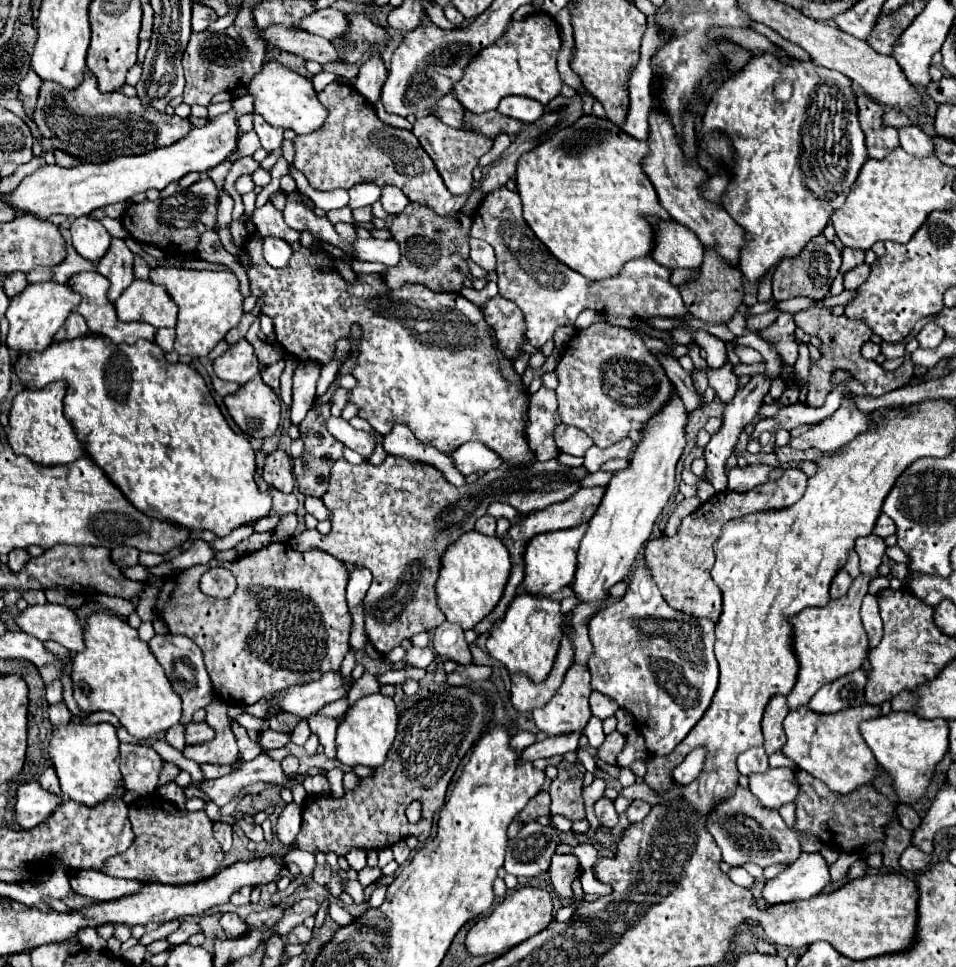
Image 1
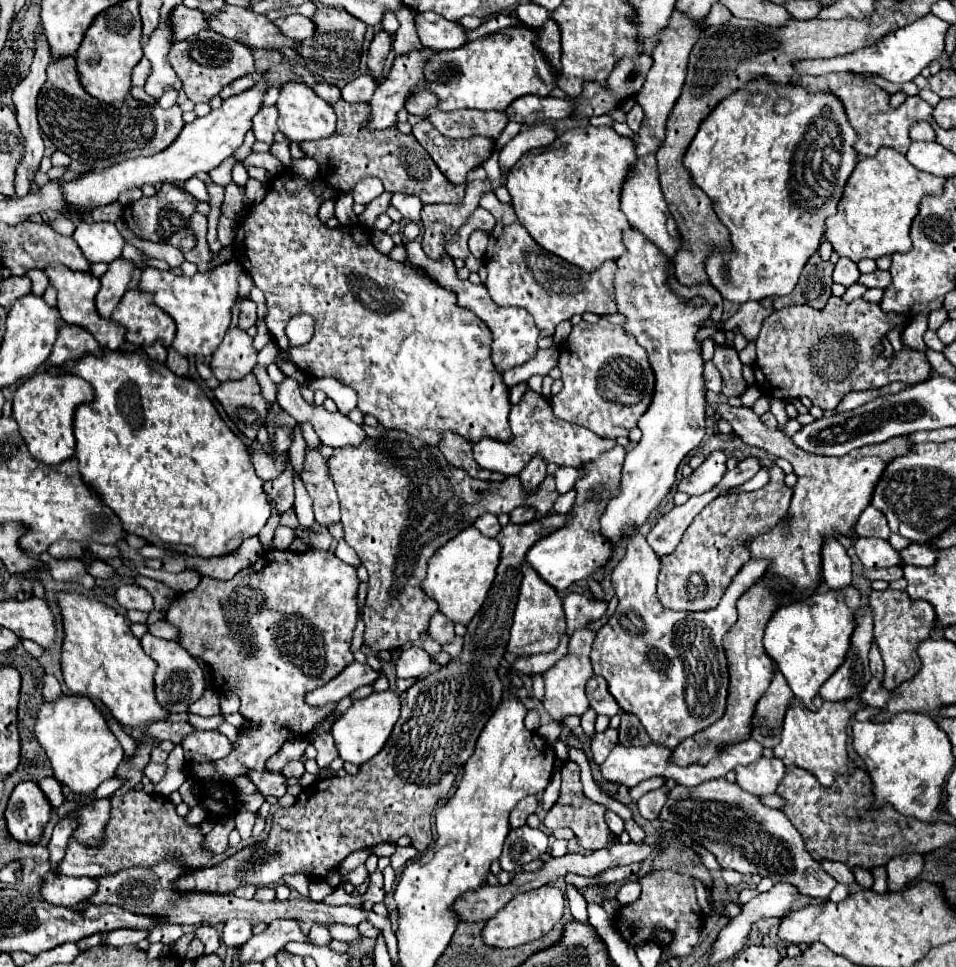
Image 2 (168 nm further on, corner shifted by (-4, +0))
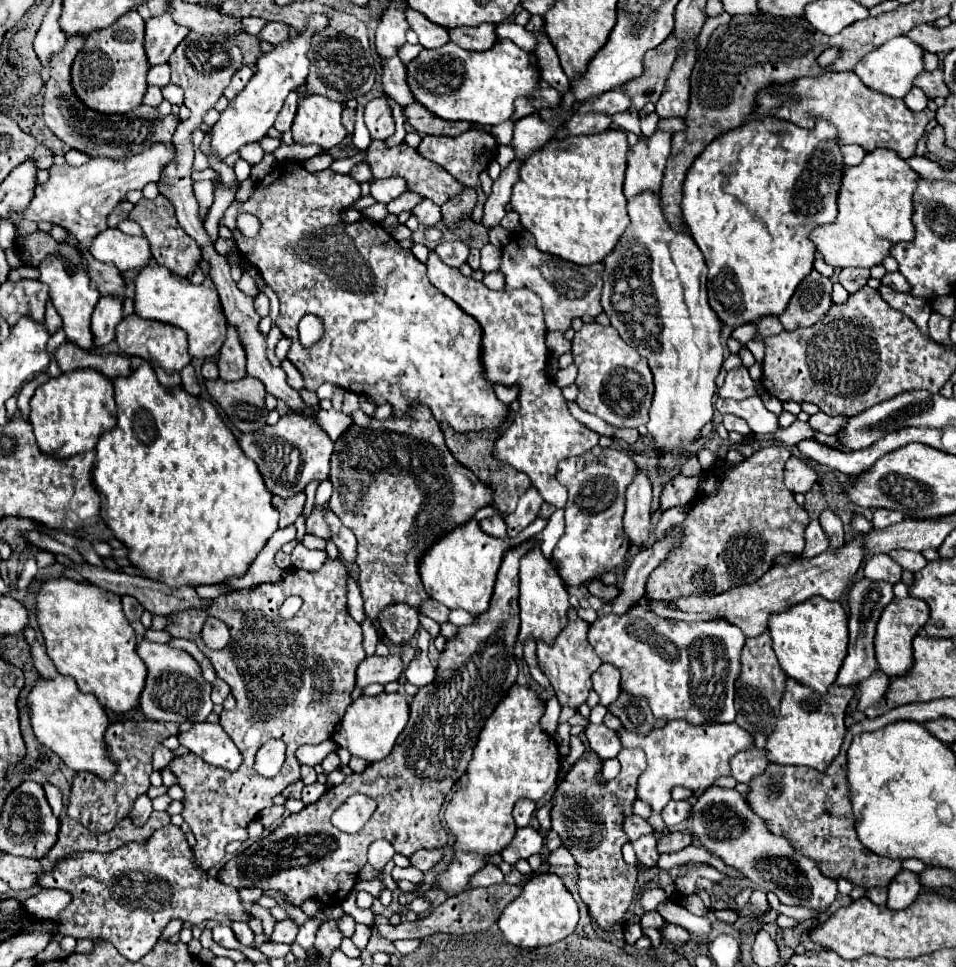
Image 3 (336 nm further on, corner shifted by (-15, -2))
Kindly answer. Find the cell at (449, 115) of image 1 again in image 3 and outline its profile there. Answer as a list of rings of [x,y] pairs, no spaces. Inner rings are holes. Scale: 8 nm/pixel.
[[[399,56],[383,60],[383,90],[399,106],[409,106],[409,104],[415,102],[413,92],[411,92],[411,88],[407,84],[407,68],[399,60]]]

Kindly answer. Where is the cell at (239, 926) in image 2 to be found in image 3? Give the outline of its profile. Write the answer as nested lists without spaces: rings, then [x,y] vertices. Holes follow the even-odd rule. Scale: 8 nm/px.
[[[233,922],[233,926],[231,926],[231,930],[235,932],[235,936],[237,936],[237,940],[243,944],[243,942],[253,942],[253,930],[249,928],[249,924],[245,924],[245,922]]]

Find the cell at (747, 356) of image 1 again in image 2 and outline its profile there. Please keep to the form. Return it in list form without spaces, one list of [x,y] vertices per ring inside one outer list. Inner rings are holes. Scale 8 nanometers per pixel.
[[[830,296],[826,308],[814,310],[808,306],[788,306],[782,310],[772,312],[760,330],[756,340],[756,362],[754,362],[754,378],[756,386],[778,400],[786,398],[810,398],[814,406],[822,410],[834,410],[844,394],[852,390],[876,390],[884,388],[890,382],[904,382],[904,384],[918,384],[930,378],[932,366],[926,360],[924,352],[912,350],[902,346],[898,354],[886,358],[884,354],[876,354],[874,348],[882,344],[882,338],[892,328],[892,316],[884,316],[884,310],[878,304],[866,302],[862,298],[854,302],[844,302],[842,298]]]

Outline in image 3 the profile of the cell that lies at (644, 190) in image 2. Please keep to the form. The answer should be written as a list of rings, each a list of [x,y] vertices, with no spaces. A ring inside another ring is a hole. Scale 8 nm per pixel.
[[[655,130],[653,136],[647,138],[647,142],[637,142],[631,148],[631,154],[627,158],[627,174],[625,174],[625,198],[631,200],[639,196],[643,190],[659,192],[663,170],[667,156],[671,152],[671,132]]]

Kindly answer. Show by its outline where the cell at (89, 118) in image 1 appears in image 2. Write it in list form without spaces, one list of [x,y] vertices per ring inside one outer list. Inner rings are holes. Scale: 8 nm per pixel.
[[[74,56],[52,60],[52,74],[38,96],[38,122],[58,150],[92,170],[104,170],[128,158],[152,156],[168,148],[184,126],[182,110],[178,106],[162,110],[158,104],[138,102],[132,96],[130,104],[126,100],[116,104],[94,100],[78,82]]]

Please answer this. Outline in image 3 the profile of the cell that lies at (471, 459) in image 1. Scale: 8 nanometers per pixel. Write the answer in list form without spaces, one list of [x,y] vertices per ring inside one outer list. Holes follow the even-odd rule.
[[[429,250],[427,270],[433,286],[481,324],[483,366],[487,366],[487,378],[495,384],[521,386],[521,410],[515,414],[513,424],[503,432],[503,436],[495,440],[493,458],[525,472],[531,478],[531,484],[543,494],[545,502],[563,508],[567,504],[567,490],[563,490],[557,480],[557,464],[565,458],[581,456],[595,448],[599,444],[599,434],[571,416],[561,390],[555,386],[553,378],[545,374],[549,350],[545,344],[547,330],[537,294],[531,294],[531,290],[489,290],[483,282],[463,276],[459,268],[447,266],[435,250]]]

